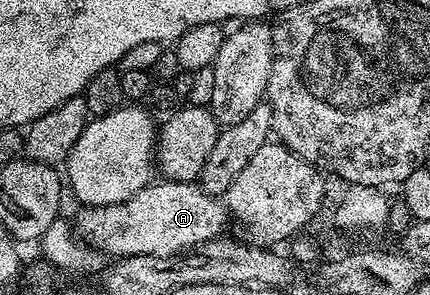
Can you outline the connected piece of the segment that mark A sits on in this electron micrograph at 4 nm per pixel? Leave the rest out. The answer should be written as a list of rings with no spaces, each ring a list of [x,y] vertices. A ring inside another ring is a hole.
[[[154,181],[127,201],[106,207],[82,206],[75,219],[75,234],[102,256],[150,255],[167,257],[188,253],[200,243],[224,236],[231,216],[222,200],[208,195],[197,183]]]

